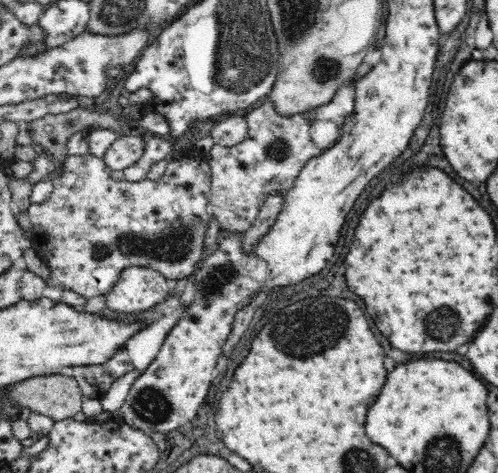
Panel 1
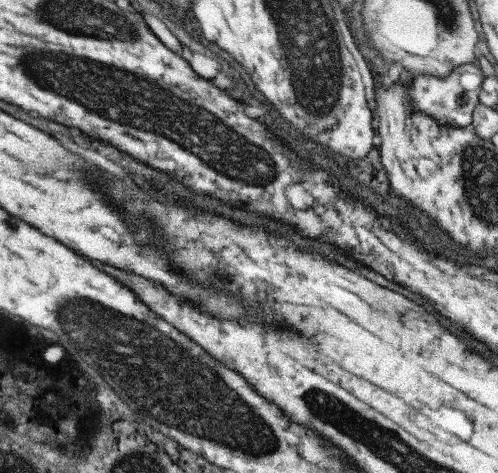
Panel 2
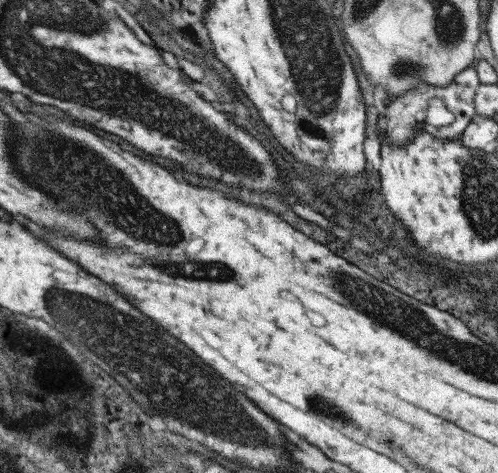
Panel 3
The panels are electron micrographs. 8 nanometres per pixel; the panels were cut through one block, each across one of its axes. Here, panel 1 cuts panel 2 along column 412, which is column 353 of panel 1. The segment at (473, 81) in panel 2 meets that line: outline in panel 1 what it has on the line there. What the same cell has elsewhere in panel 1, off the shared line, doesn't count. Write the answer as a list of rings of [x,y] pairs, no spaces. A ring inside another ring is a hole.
[[[348,82],[336,90],[328,104],[286,118],[278,116],[272,102],[266,102],[246,116],[248,138],[244,142],[230,148],[214,146],[210,150],[208,162],[212,168],[212,190],[208,202],[222,234],[248,232],[260,214],[264,198],[268,198],[272,192],[280,192],[282,196],[290,192],[298,180],[298,172],[312,158],[322,156],[324,150],[338,142],[342,126],[356,104],[354,86],[356,84]]]

